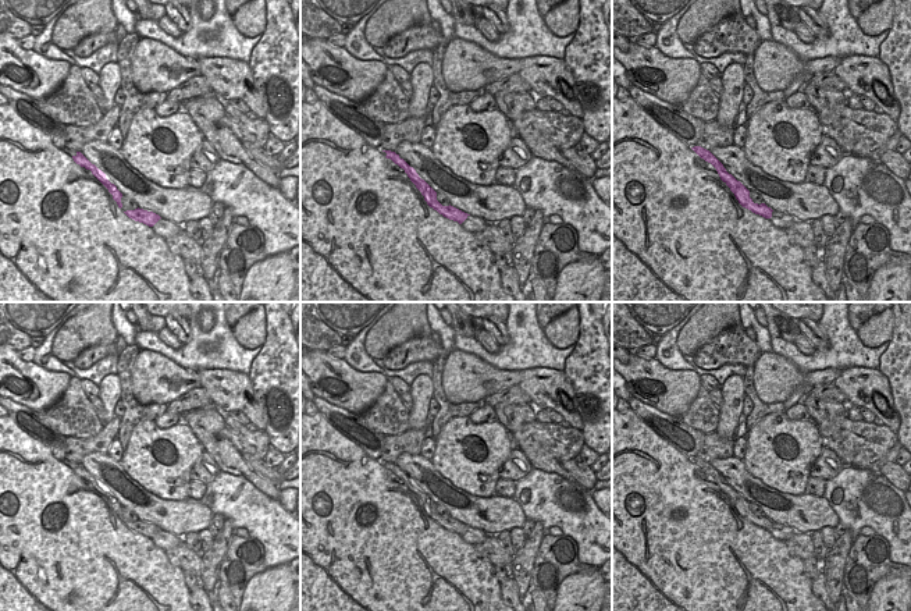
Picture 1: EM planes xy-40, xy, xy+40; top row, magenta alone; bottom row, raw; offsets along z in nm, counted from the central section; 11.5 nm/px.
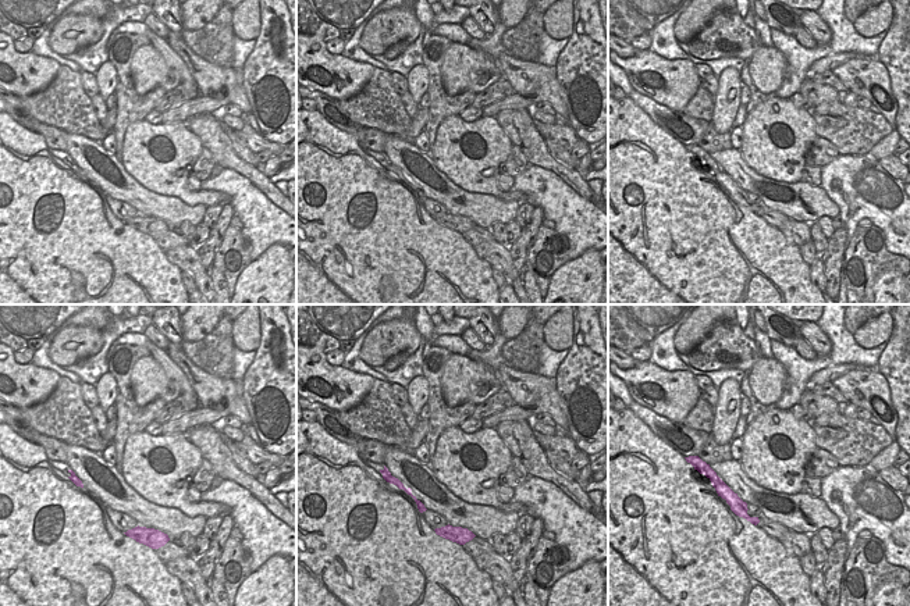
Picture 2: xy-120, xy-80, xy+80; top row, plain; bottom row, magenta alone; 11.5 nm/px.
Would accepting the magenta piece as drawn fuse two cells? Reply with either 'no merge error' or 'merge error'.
no merge error

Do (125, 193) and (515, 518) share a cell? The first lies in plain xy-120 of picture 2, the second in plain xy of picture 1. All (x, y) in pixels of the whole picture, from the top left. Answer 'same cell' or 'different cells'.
same cell

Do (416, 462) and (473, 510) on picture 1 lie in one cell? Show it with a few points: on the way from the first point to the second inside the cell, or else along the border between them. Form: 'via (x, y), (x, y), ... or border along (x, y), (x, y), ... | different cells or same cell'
via (419, 480), (441, 501), (455, 507) | same cell

